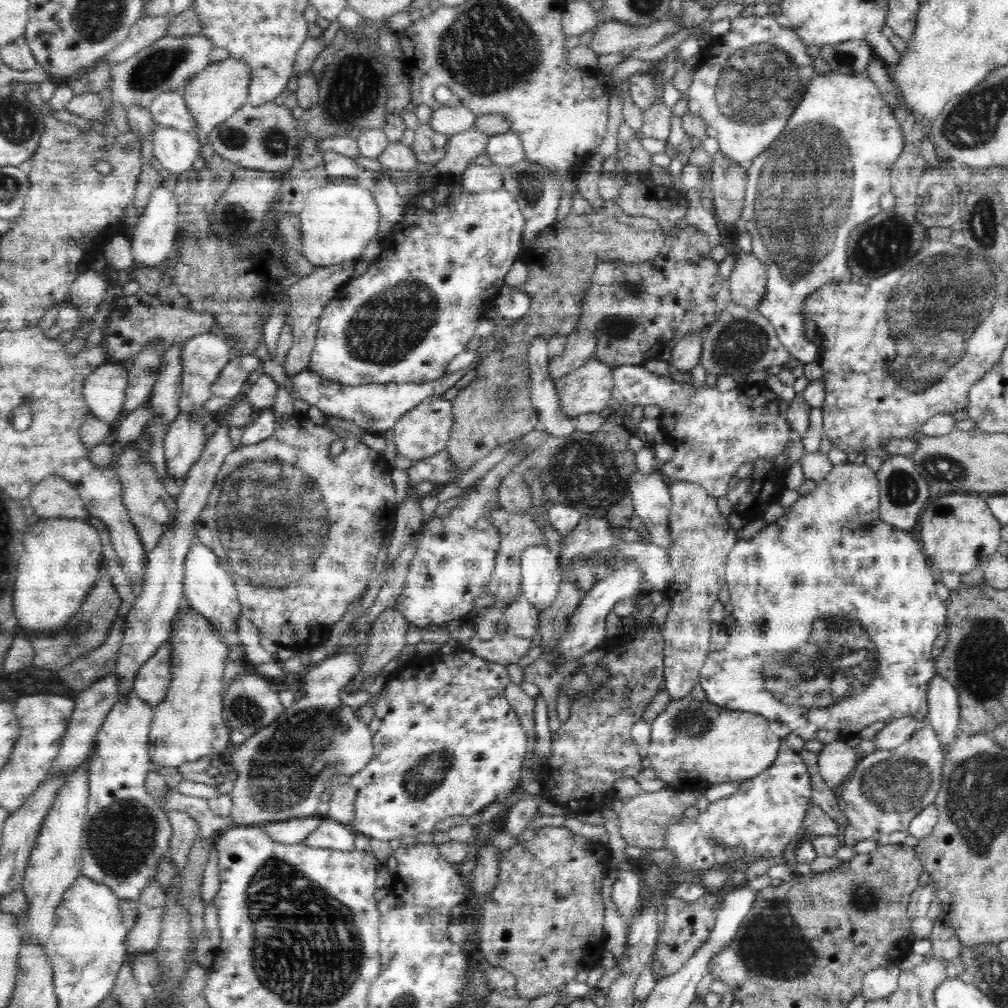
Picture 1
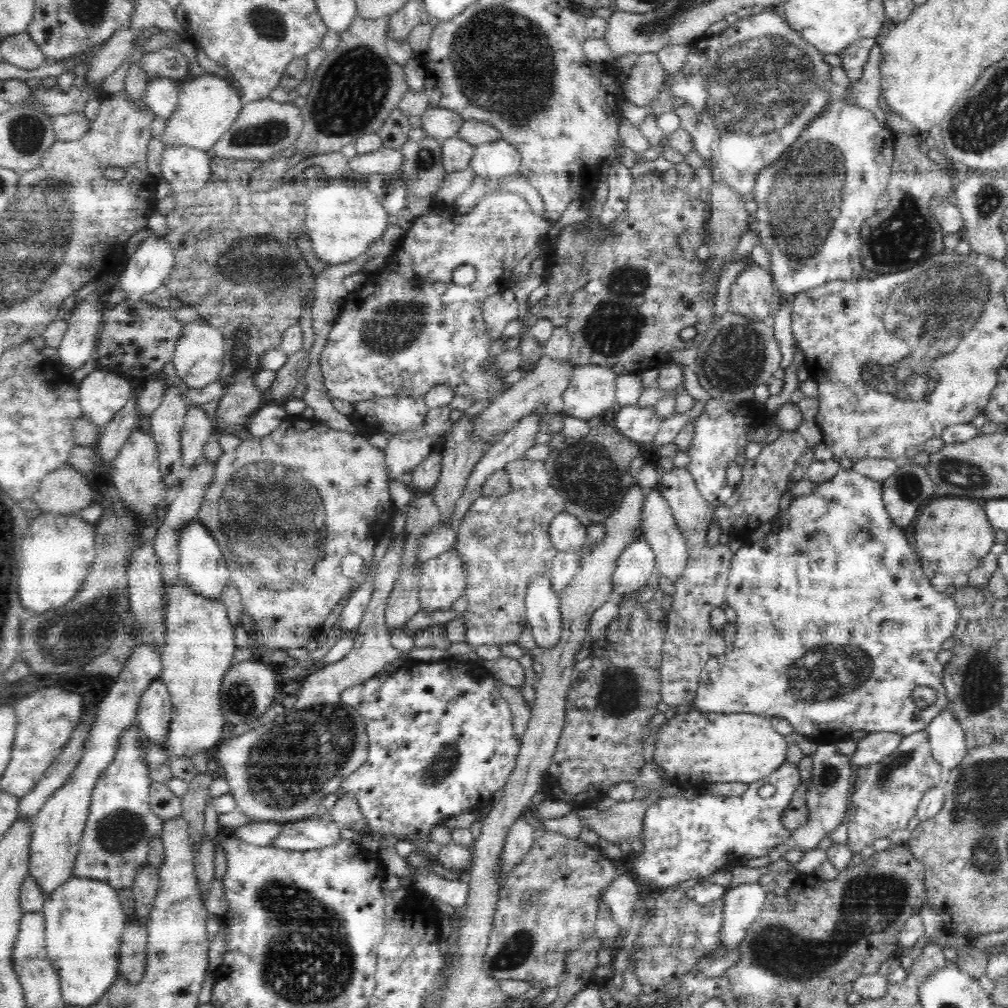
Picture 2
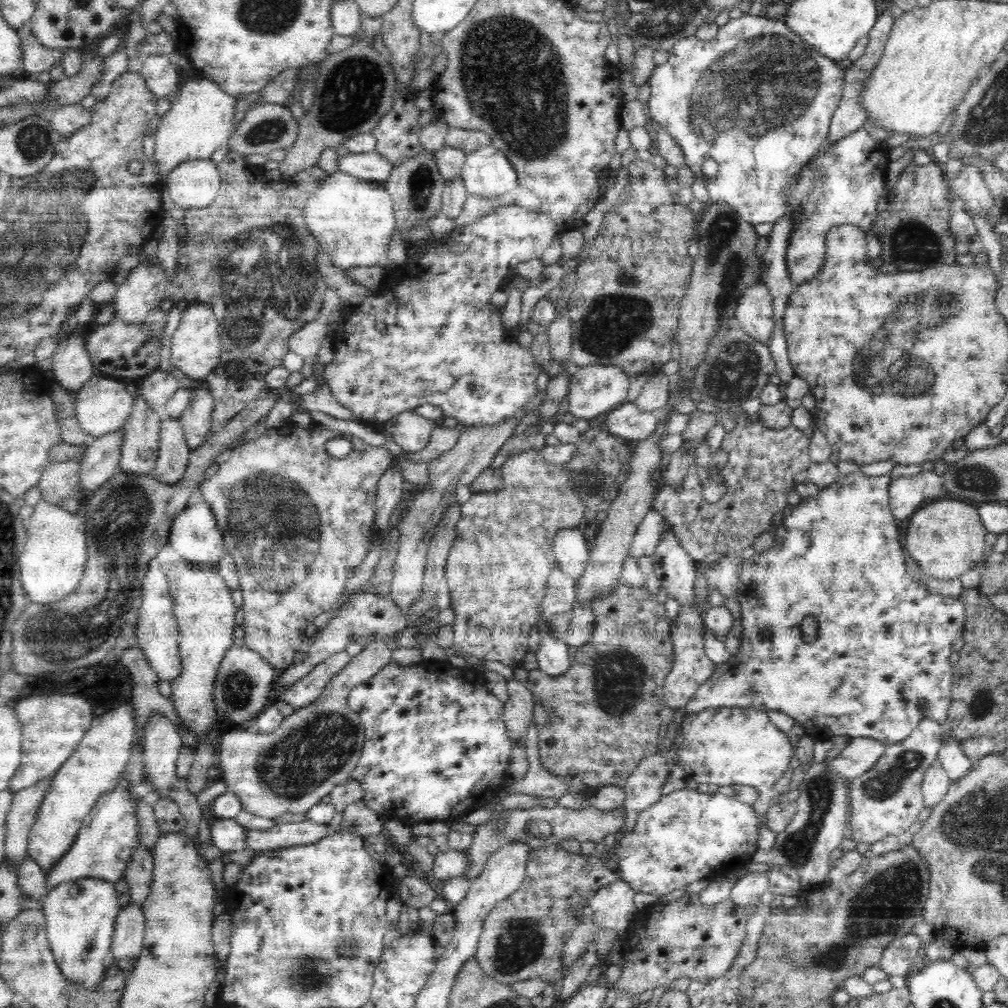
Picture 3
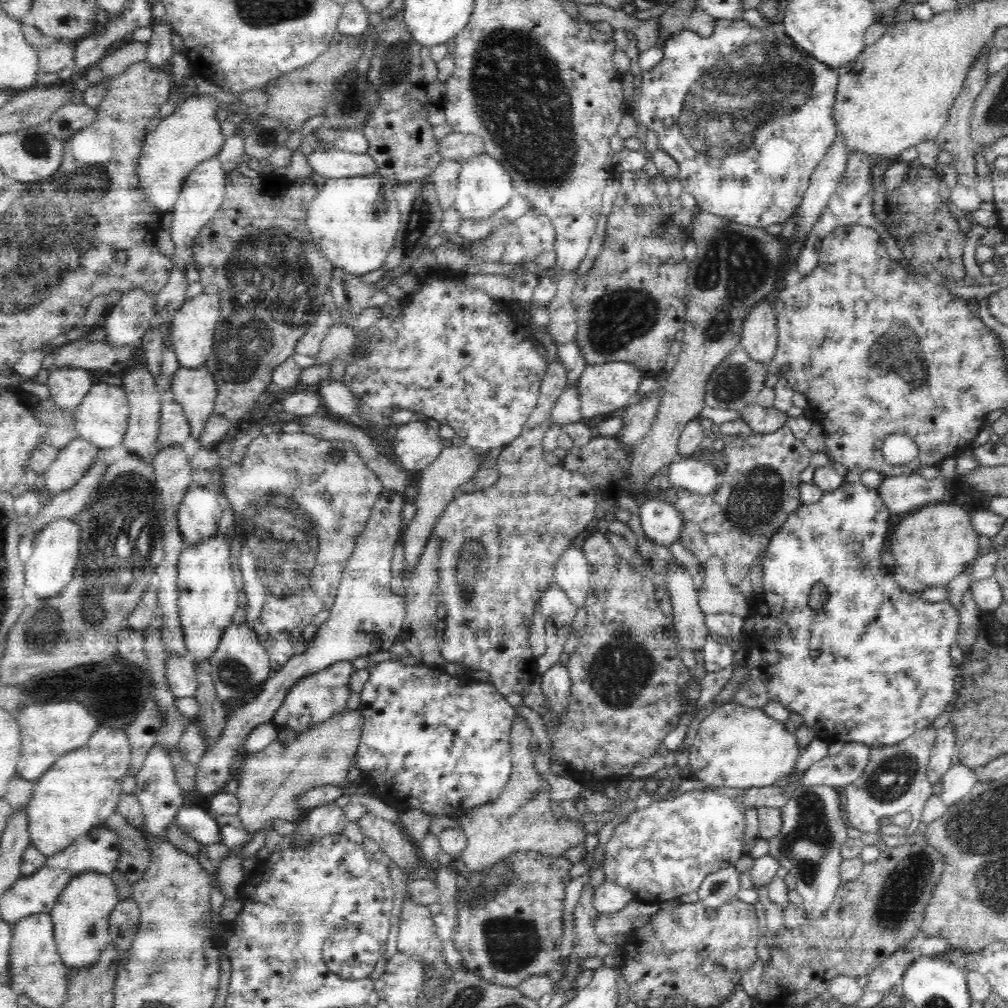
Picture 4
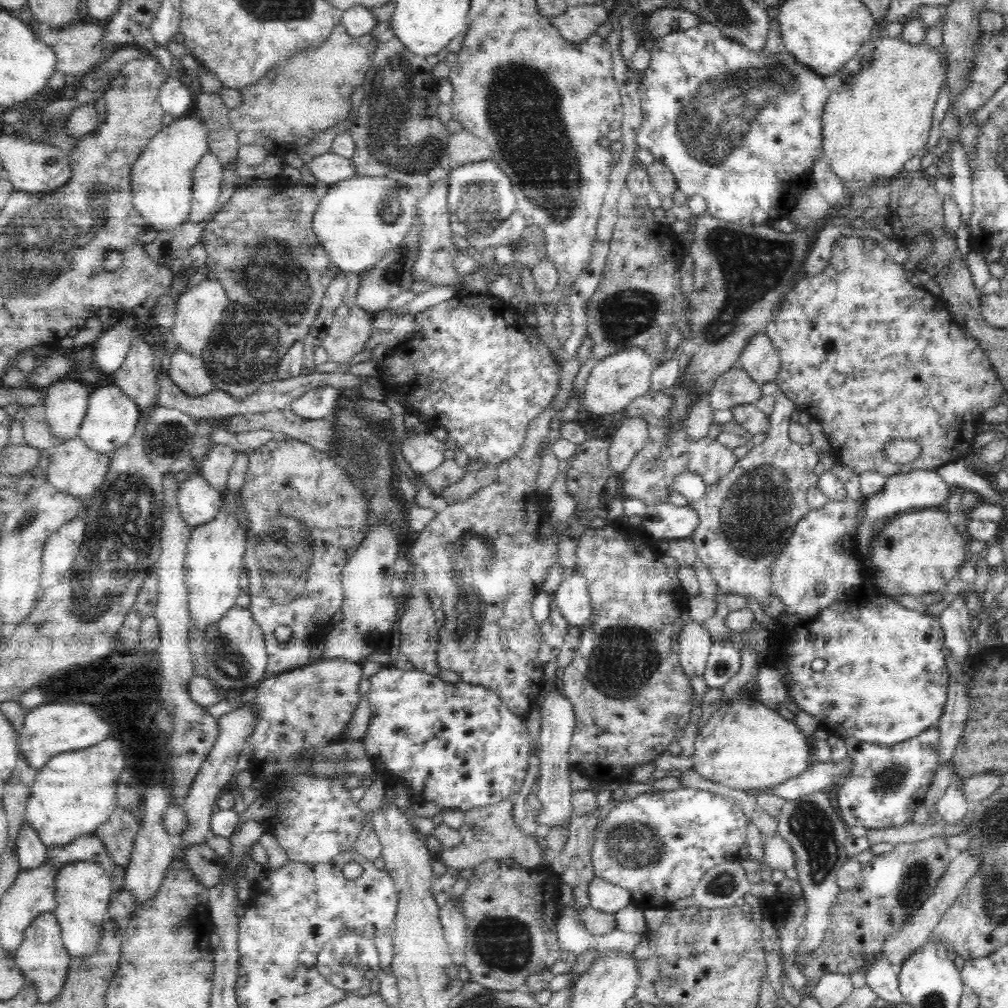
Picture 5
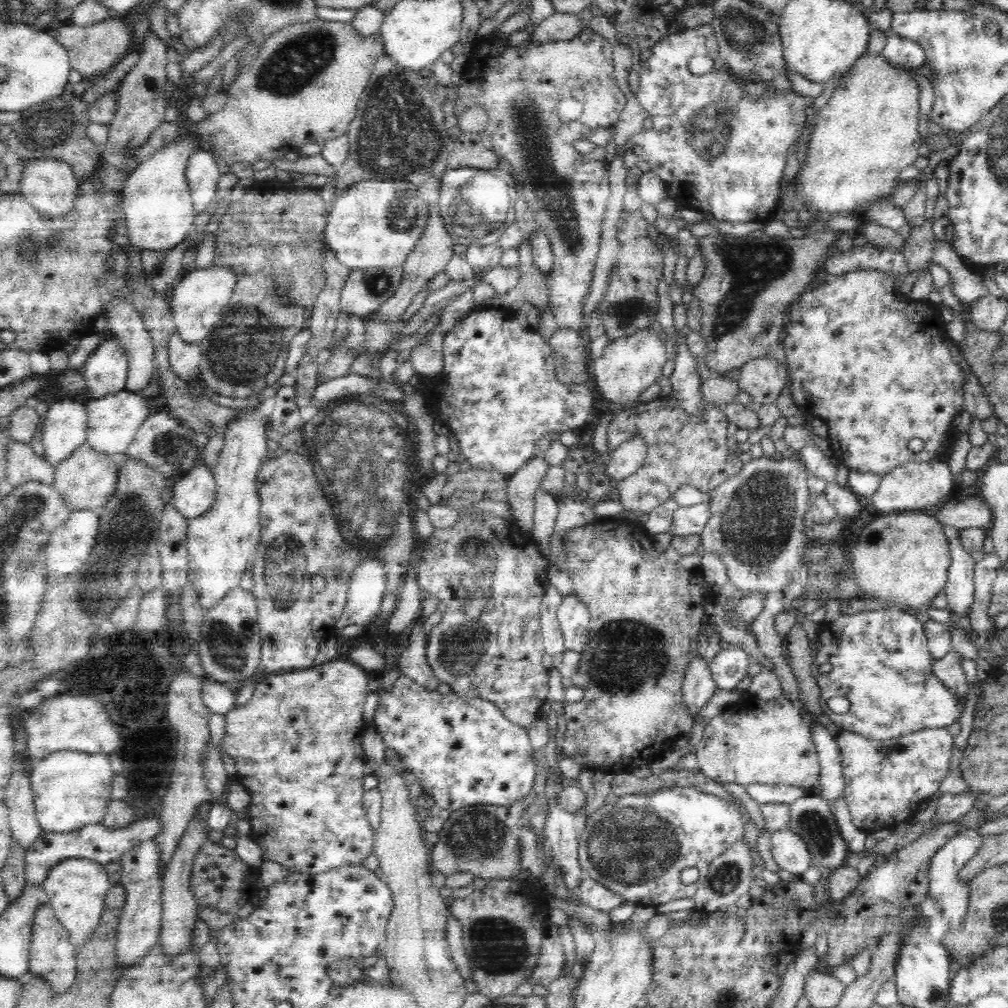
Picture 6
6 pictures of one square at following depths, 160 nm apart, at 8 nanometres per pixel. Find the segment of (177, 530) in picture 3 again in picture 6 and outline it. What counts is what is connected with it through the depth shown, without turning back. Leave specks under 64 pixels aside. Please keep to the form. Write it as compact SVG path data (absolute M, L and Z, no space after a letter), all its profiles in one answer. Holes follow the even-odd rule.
M197 463L173 485L172 501L186 518L204 514L215 501L216 483L210 467Z

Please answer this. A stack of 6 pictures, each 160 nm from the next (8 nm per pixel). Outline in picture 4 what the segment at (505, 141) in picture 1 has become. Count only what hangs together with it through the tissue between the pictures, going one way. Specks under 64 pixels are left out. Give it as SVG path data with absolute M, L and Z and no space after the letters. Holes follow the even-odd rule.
M485 152L463 161L457 180L455 202L453 203L461 218L483 222L496 210L506 206L514 194L512 178L508 174L509 172L502 168L502 164L496 158Z

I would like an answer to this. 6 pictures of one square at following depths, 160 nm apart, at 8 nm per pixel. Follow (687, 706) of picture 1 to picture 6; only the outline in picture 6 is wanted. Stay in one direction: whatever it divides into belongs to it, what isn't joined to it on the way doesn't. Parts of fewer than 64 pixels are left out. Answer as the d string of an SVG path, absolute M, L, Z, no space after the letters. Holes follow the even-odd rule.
M747 696L742 701L739 701L735 705L729 707L728 710L722 712L722 714L718 714L718 716L714 716L714 718L707 720L708 724L703 732L703 738L697 746L697 752L695 753L695 755L698 757L699 770L701 774L704 774L707 778L714 779L722 784L731 783L742 785L743 787L750 786L750 784L784 784L800 787L804 790L807 790L807 793L810 793L812 788L817 788L821 769L817 758L817 751L815 745L813 744L813 739L811 738L811 726L807 722L807 719L805 719L801 708L796 707L790 701L785 700L783 696L780 696L778 699L768 701L760 701L754 697Z

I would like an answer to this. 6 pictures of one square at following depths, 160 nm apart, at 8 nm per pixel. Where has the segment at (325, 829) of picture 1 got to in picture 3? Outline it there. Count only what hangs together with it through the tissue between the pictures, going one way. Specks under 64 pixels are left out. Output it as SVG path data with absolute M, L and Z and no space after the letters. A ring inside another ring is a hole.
M308 819L302 822L275 824L264 831L245 828L245 848L253 851L269 851L296 845L309 845L332 832L327 824L317 824Z

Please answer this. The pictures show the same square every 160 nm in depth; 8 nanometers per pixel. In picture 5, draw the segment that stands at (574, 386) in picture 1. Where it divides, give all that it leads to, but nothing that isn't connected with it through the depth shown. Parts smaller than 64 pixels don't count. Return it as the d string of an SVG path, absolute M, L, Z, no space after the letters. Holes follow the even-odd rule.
M638 347L620 349L594 364L581 399L584 415L613 414L625 409L636 398L651 390L652 370L657 367L652 355Z

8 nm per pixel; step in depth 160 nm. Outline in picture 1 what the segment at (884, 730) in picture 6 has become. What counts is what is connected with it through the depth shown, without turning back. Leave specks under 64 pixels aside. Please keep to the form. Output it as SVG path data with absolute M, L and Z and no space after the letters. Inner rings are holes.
M844 462L833 465L832 470L817 483L814 492L798 497L792 506L784 508L783 515L778 518L777 522L768 523L752 539L738 540L730 551L725 566L725 584L727 584L730 593L729 602L732 603L732 616L735 618L736 627L734 630L728 630L728 644L722 650L710 651L705 658L700 672L700 686L704 689L705 698L708 702L724 706L727 709L760 714L767 718L768 721L786 724L790 731L798 735L804 742L819 740L823 745L835 741L843 741L849 734L858 734L865 726L872 725L875 722L888 724L895 722L898 718L902 718L902 716L913 716L914 721L919 724L919 728L926 725L927 714L929 713L928 684L937 674L935 658L932 657L932 648L934 648L934 640L938 638L938 634L945 630L947 618L946 603L938 597L934 588L936 582L932 575L932 565L926 559L921 543L914 538L912 533L896 529L880 518L877 472L868 468L865 463ZM822 614L824 616L832 616L832 618L822 618ZM812 622L814 622L814 632L812 632L812 638L810 638ZM866 632L870 635L871 641L878 646L878 662L860 662L856 658L856 656L864 658L864 654L860 654L858 650L860 650L862 640L868 638ZM806 638L810 638L810 642L804 644L806 648L798 650L798 646L802 646L802 642L806 642ZM782 650L792 650L792 652L782 652ZM876 668L878 668L878 678L870 682L868 690L862 690L862 686L860 686L860 692L844 692L844 690L852 690L850 688L852 680L856 680L856 682L860 680L862 682L864 680L862 676L874 674ZM814 684L820 684L820 688L826 688L826 690L824 692L814 692L812 688L818 688ZM838 684L842 684L842 686L838 686ZM761 688L776 688L776 692L780 692L780 700L778 701L770 692L766 692ZM844 698L847 698L846 702L840 702L828 708L810 707L810 710L802 710L802 707L782 704L782 702L838 702L838 700L844 700Z

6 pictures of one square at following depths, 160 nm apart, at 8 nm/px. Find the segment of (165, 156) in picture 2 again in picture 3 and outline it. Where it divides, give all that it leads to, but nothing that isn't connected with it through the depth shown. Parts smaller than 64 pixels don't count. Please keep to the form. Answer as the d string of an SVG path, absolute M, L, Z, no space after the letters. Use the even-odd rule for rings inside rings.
M215 158L186 160L170 170L166 188L174 206L184 212L206 208L218 196L221 176Z

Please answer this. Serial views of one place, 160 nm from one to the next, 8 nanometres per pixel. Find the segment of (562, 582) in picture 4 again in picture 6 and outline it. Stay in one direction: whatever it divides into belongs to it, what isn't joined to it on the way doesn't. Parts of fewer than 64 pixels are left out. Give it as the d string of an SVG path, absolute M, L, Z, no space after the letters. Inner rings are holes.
M568 594L557 609L557 619L567 650L582 653L588 641L590 611L575 594Z

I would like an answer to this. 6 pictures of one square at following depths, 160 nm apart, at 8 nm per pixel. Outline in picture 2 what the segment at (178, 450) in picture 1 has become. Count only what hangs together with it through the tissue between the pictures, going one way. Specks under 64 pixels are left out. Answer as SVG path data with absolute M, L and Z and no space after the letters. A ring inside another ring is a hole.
M188 406L184 422L180 432L182 459L185 466L193 468L203 460L204 446L210 434L218 429L214 419L208 417L200 406Z

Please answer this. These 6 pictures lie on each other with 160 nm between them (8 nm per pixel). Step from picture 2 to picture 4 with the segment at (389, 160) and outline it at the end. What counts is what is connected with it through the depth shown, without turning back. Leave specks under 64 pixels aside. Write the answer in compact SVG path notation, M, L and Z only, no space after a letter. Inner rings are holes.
M319 147L307 159L313 172L326 179L378 175L374 159L366 153Z

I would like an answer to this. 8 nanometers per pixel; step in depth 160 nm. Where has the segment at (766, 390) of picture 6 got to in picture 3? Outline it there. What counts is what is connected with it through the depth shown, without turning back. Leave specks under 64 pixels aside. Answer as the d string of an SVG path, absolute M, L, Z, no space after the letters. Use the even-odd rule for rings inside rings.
M760 282L738 300L736 318L740 329L756 342L766 344L775 330L773 299L764 282Z

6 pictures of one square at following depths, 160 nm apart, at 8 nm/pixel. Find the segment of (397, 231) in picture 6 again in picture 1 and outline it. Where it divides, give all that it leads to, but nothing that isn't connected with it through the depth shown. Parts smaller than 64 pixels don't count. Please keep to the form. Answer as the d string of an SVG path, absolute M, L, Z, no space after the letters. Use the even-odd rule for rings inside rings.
M338 180L311 190L300 212L302 256L316 267L358 260L366 246L375 240L380 211L372 192L354 180Z

